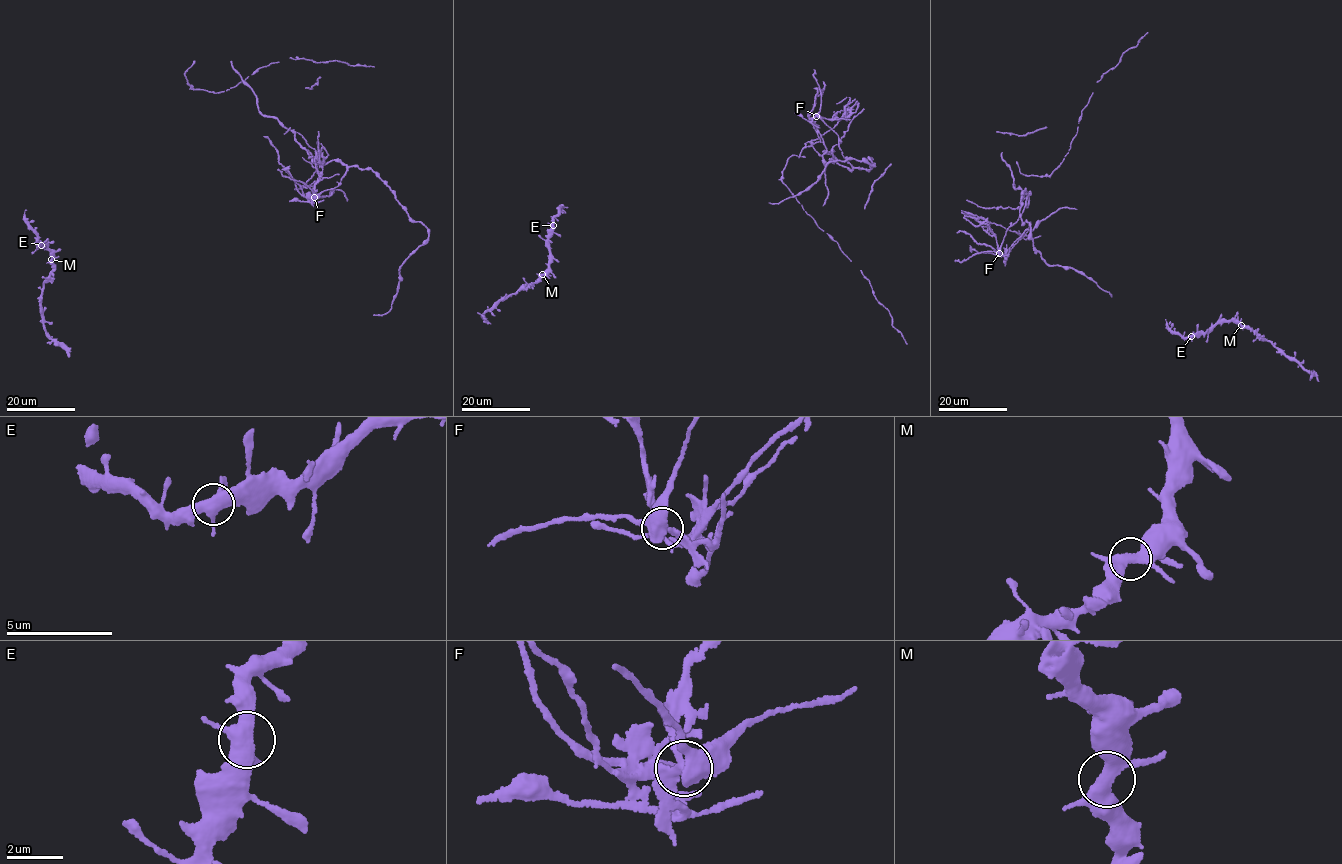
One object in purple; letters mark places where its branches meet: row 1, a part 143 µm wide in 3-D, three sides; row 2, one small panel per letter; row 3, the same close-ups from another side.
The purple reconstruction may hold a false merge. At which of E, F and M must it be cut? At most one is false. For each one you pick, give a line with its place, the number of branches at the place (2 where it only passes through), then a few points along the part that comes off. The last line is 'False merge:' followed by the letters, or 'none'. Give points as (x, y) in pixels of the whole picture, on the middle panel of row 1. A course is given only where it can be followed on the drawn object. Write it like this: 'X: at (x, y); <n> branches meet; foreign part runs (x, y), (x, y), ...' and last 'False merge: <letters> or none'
F: at (816, 116); 4 branches meet
False merge: F

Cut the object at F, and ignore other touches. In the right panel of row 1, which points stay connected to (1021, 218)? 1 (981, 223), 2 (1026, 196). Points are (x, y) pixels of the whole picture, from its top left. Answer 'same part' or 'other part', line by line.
1: other part
2: same part

